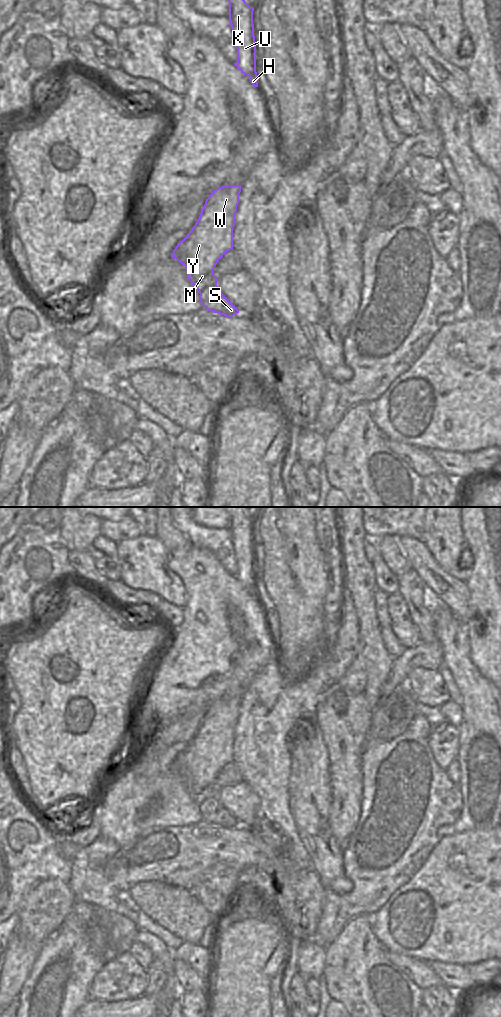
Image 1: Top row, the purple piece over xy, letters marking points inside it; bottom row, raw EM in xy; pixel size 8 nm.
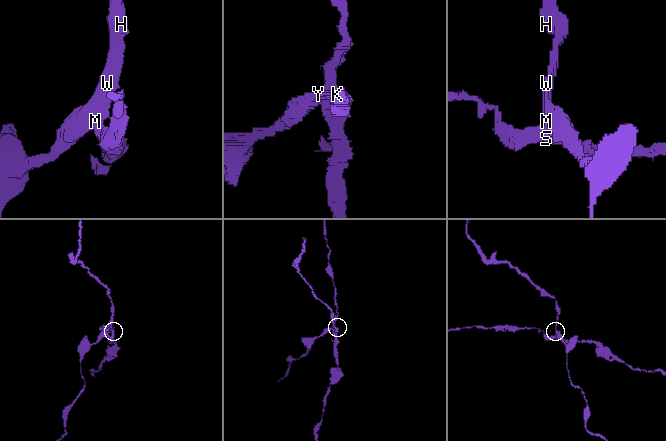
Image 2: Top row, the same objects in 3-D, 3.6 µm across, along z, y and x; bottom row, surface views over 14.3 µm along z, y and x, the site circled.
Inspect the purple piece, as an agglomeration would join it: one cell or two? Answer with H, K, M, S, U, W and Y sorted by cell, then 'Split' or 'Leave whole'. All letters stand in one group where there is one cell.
Groups: H K M U W Y / S. Split.

